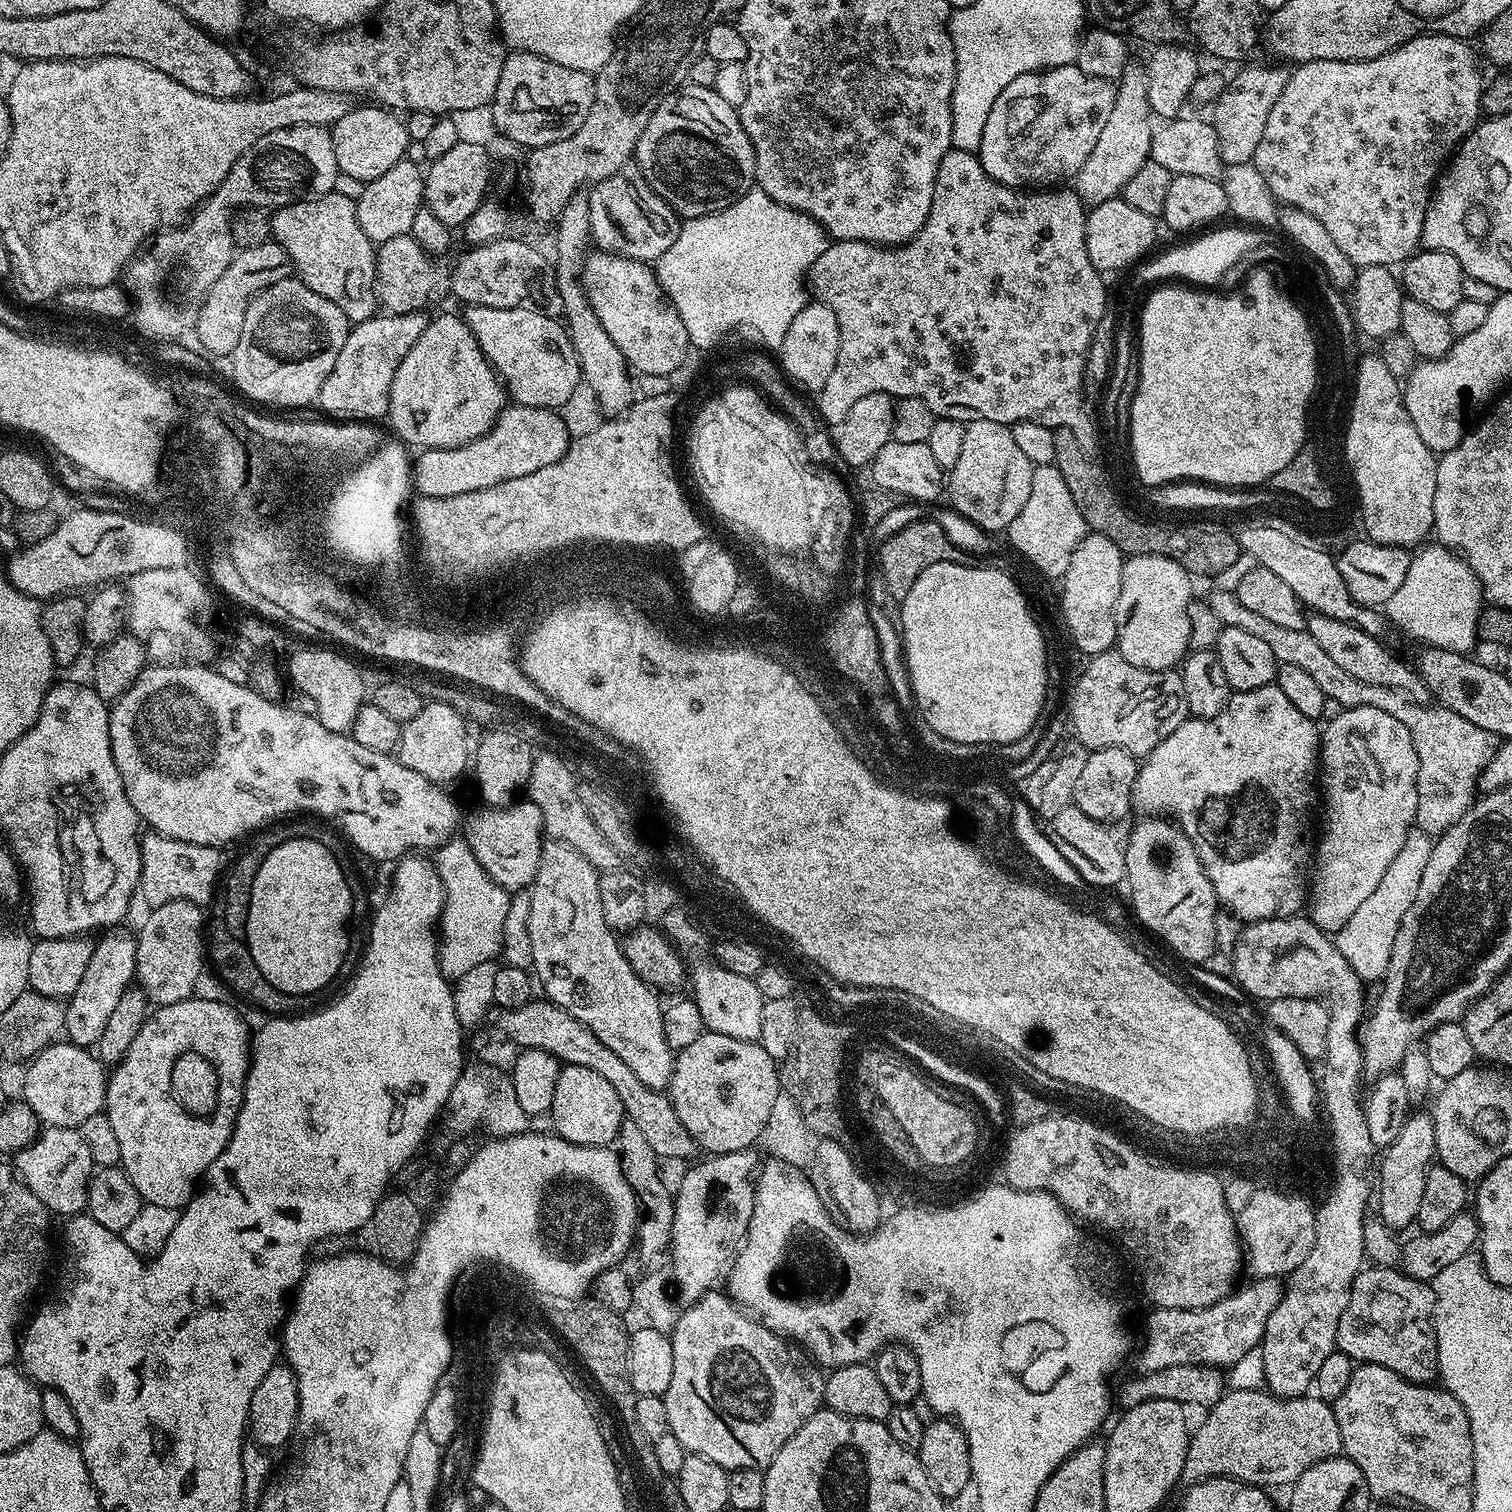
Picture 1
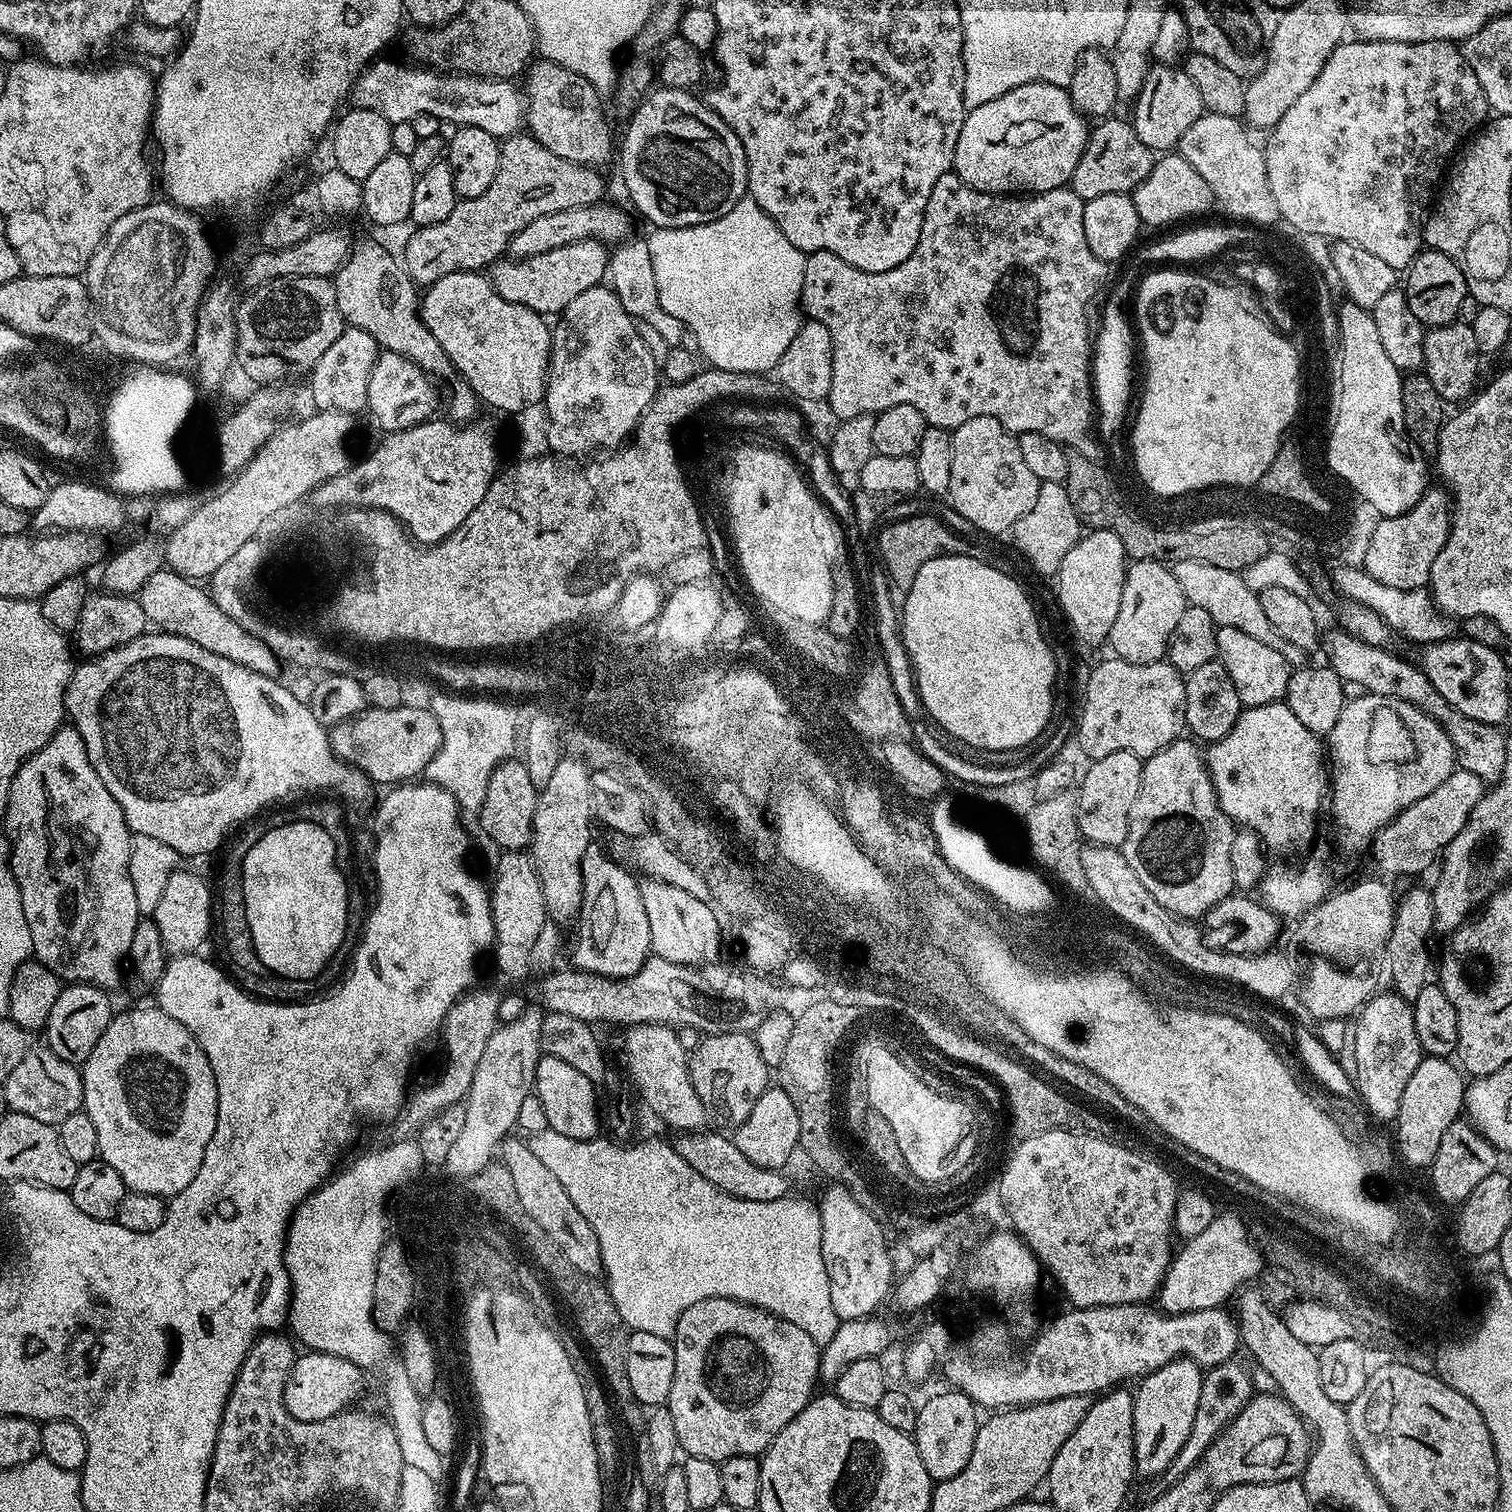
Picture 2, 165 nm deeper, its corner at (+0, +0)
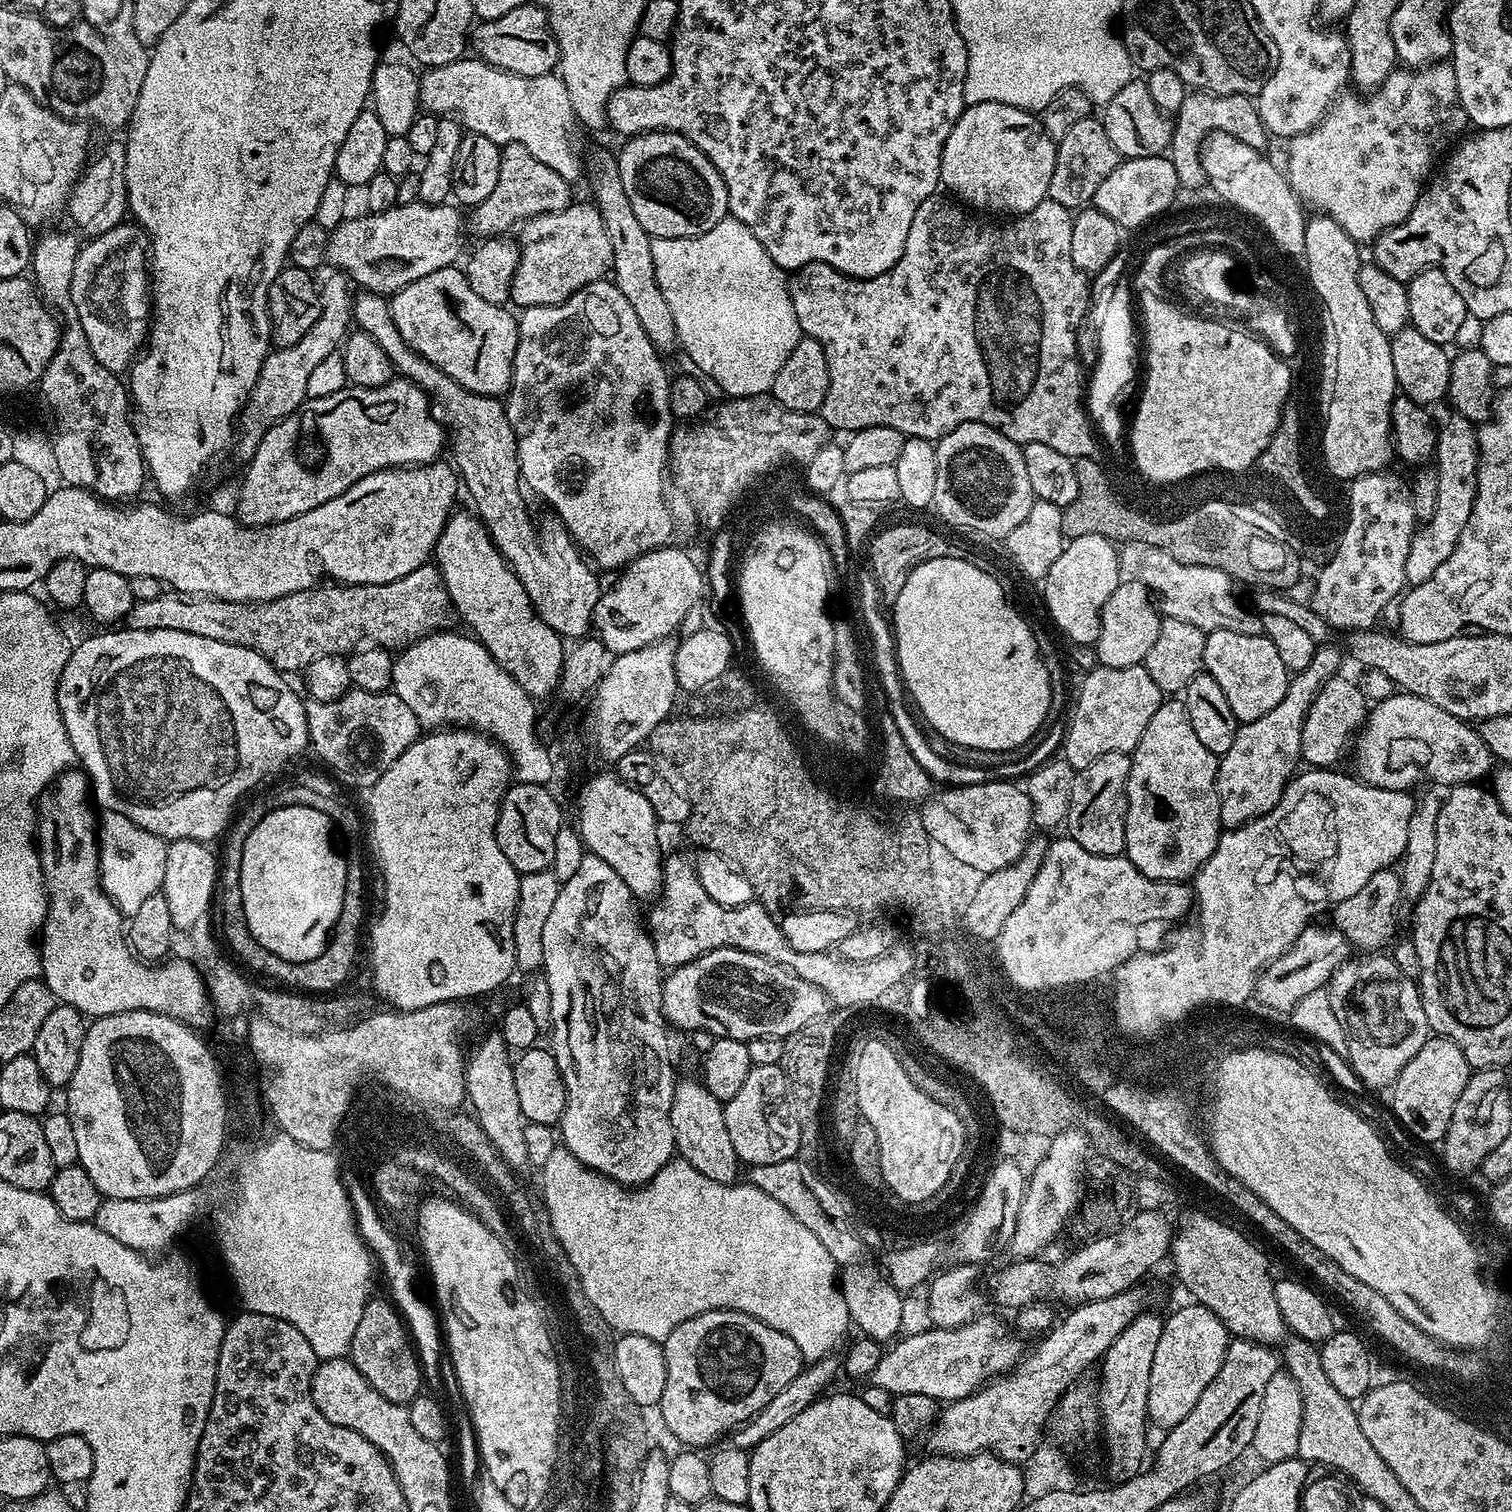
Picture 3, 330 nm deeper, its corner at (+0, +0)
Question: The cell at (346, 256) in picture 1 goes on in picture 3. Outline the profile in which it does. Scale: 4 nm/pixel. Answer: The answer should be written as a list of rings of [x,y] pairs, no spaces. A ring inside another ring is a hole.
[[[361,291],[359,295],[360,297],[357,295],[352,300],[352,319],[355,327],[361,332],[370,334],[370,338],[374,338],[374,342],[378,346],[382,346],[386,358],[390,358],[393,369],[403,379],[414,382],[423,392],[428,393],[436,419],[450,433],[450,452],[452,448],[450,460],[462,481],[463,491],[464,488],[468,491],[475,515],[480,517],[494,546],[502,554],[508,567],[514,570],[514,574],[522,582],[523,589],[526,590],[536,613],[562,638],[578,640],[585,637],[593,623],[594,610],[602,593],[602,585],[600,586],[600,582],[595,576],[597,573],[590,567],[587,559],[551,560],[546,553],[540,552],[539,546],[536,545],[536,532],[532,529],[532,520],[528,517],[527,506],[524,505],[526,492],[520,479],[518,448],[514,430],[510,426],[510,418],[504,409],[505,401],[494,396],[477,396],[474,392],[466,391],[462,385],[454,382],[454,378],[450,378],[442,370],[438,370],[438,366],[434,366],[426,358],[418,355],[405,342],[402,334],[398,334],[398,326],[394,326],[391,303],[385,297],[379,296],[377,292],[366,291]]]

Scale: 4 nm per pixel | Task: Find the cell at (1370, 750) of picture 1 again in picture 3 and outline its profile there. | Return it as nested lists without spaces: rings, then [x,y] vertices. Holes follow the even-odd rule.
[[[1397,691],[1396,696],[1388,696],[1385,700],[1380,700],[1377,704],[1371,705],[1370,711],[1354,740],[1354,752],[1356,748],[1356,769],[1355,775],[1363,780],[1366,784],[1373,784],[1379,788],[1386,790],[1394,790],[1395,792],[1407,792],[1415,789],[1415,784],[1420,784],[1423,780],[1437,780],[1443,786],[1455,786],[1458,784],[1475,784],[1483,781],[1493,771],[1494,757],[1490,749],[1487,748],[1486,742],[1480,736],[1479,731],[1469,721],[1459,720],[1454,714],[1446,714],[1446,710],[1442,710],[1442,706],[1434,706],[1434,702],[1430,702],[1426,698],[1418,698],[1409,692]]]

